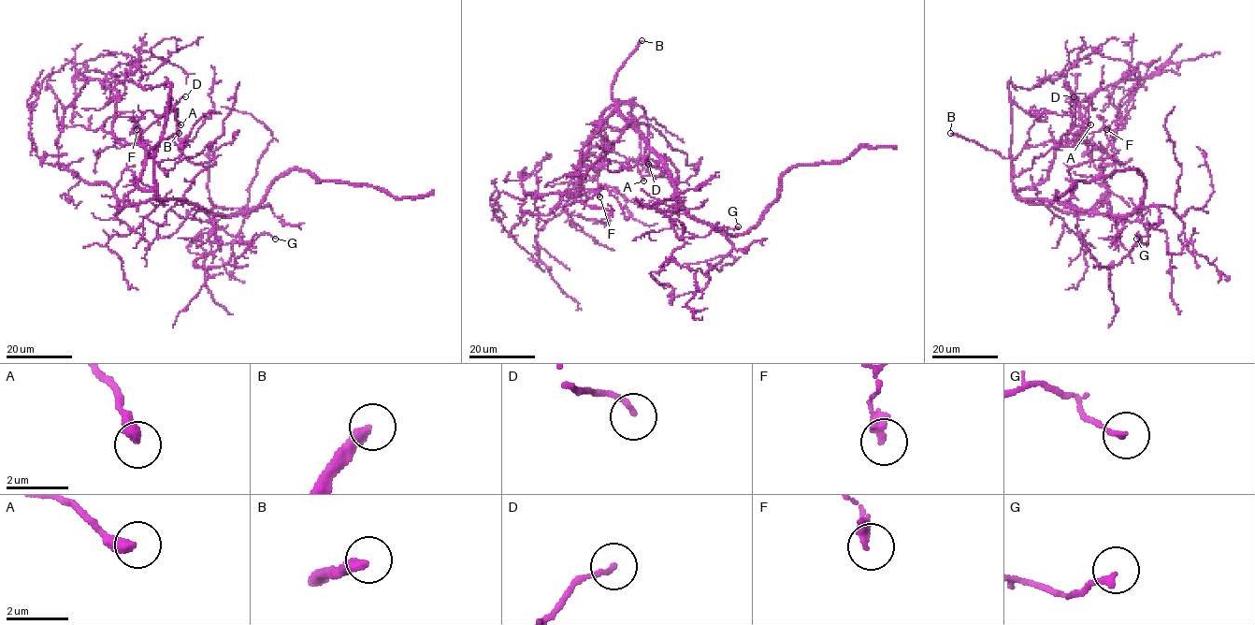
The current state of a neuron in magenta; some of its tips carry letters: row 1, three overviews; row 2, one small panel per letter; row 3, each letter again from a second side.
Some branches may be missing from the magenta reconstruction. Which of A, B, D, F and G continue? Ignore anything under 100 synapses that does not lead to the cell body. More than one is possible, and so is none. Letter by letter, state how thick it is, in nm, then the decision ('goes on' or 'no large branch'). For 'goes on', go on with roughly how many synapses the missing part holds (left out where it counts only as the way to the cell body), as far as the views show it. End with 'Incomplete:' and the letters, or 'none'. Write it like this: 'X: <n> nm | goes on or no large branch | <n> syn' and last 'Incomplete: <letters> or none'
A: 380 nm | no large branch
B: 340 nm | goes on
D: 170 nm | no large branch
F: 280 nm | no large branch
G: 170 nm | no large branch
Incomplete: B

